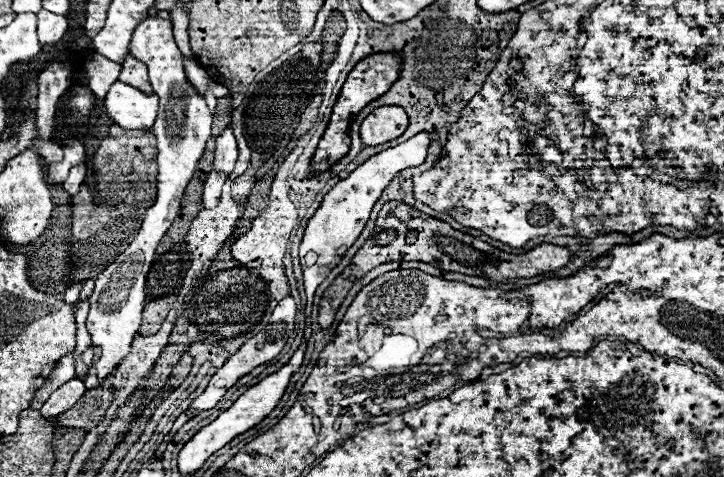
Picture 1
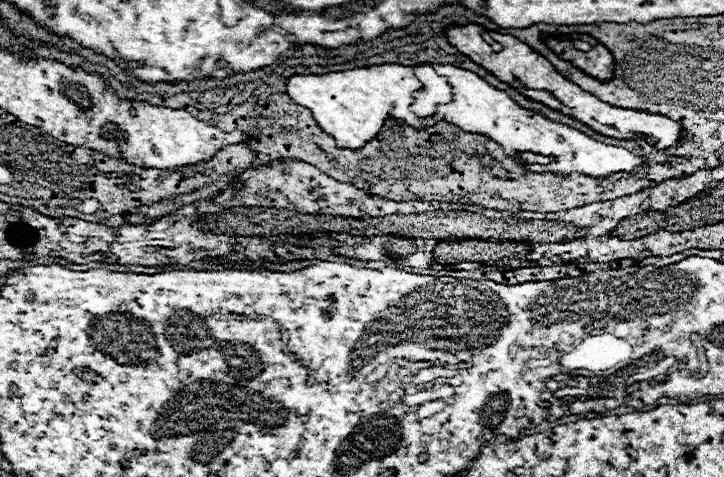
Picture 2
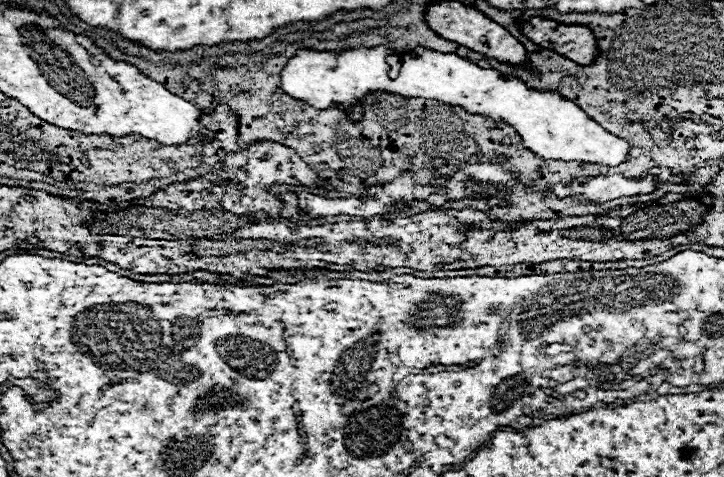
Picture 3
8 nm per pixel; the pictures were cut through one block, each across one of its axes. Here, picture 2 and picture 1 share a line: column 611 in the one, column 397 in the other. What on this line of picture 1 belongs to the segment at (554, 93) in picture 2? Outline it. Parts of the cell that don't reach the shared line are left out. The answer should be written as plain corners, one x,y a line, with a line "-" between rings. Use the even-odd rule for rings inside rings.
380,106
372,110
360,124
360,138
368,146
384,144
398,138
408,126
408,116
400,106

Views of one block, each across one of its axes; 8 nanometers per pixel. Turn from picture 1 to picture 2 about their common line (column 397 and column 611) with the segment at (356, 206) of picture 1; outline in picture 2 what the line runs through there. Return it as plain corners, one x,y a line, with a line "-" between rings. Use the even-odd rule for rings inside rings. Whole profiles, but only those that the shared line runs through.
432,64
432,66
440,76
448,78
448,82
452,84
452,94
454,94
450,104
438,106
436,118
450,122
464,132
488,136
496,144
506,146
506,154
510,154
512,148
534,150
540,154
554,154
554,156
558,156
558,162
546,166
548,172
562,174
562,176
578,172
578,174
592,176
592,178
606,178
616,172
632,172
644,160
644,158
628,152
626,148
606,146
566,124
556,124
552,120
546,120
538,112
520,108
506,92
492,88
486,80
482,80
478,74
474,74
470,70
456,68
452,64

